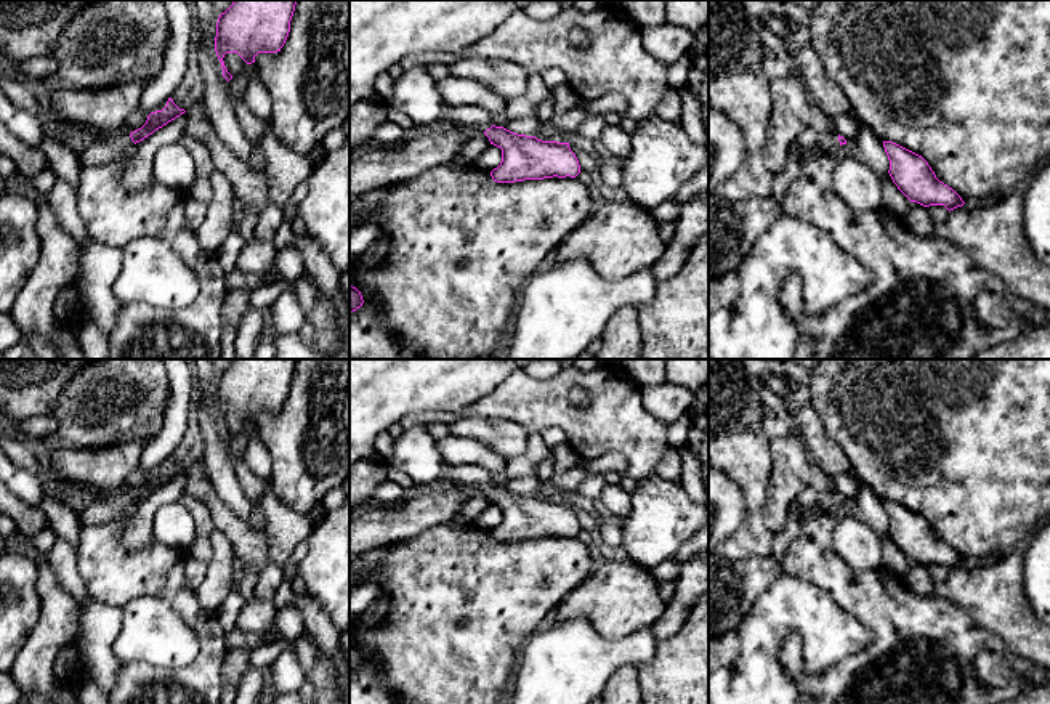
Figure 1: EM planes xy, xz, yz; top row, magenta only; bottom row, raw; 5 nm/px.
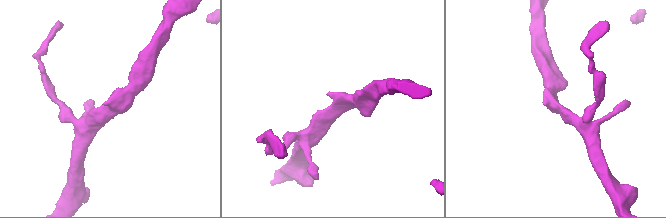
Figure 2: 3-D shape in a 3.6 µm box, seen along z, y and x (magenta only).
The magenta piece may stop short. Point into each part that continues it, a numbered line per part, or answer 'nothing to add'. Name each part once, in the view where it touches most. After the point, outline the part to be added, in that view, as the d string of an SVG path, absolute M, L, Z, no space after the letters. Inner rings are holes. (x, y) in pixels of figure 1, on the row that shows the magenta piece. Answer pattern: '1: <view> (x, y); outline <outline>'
1: xy (100, 151); outline M112 133L107 136L95 136L77 151L82 167L103 167L123 159L133 148L135 143L131 141L130 133Z

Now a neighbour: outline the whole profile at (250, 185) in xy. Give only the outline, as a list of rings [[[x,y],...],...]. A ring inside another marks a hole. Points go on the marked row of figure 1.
[[[204,98],[196,99],[188,107],[186,133],[208,148],[215,170],[228,178],[232,192],[242,200],[242,204],[260,212],[271,205],[265,172],[242,162],[218,138],[212,122],[205,115]]]

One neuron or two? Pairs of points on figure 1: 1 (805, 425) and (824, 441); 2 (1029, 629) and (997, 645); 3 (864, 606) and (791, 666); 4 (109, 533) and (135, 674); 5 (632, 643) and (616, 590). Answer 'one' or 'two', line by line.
1: one
2: two
3: one
4: one
5: two

